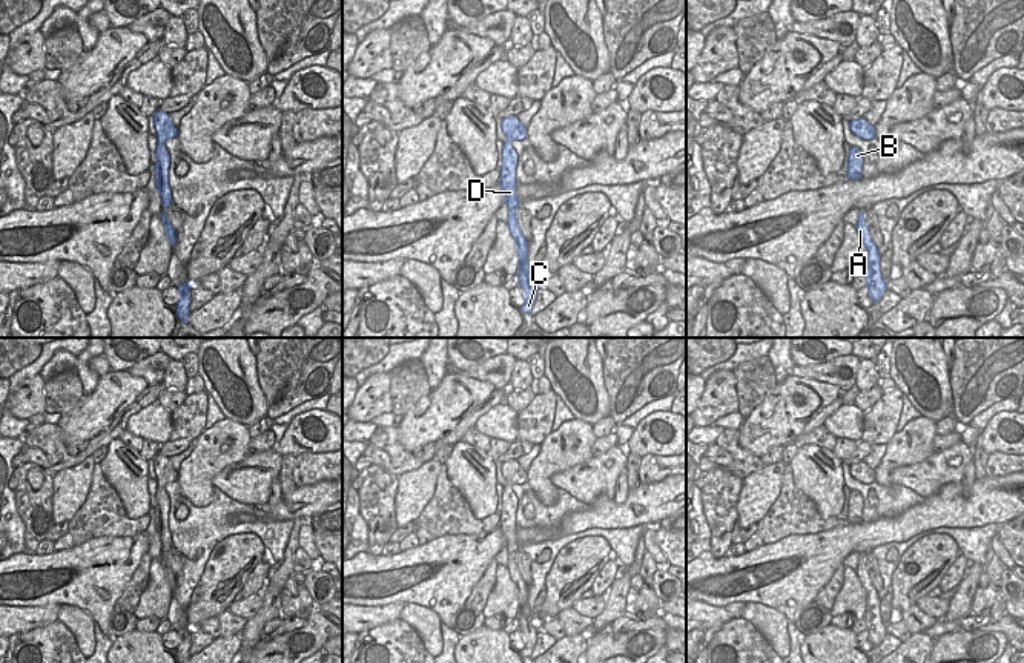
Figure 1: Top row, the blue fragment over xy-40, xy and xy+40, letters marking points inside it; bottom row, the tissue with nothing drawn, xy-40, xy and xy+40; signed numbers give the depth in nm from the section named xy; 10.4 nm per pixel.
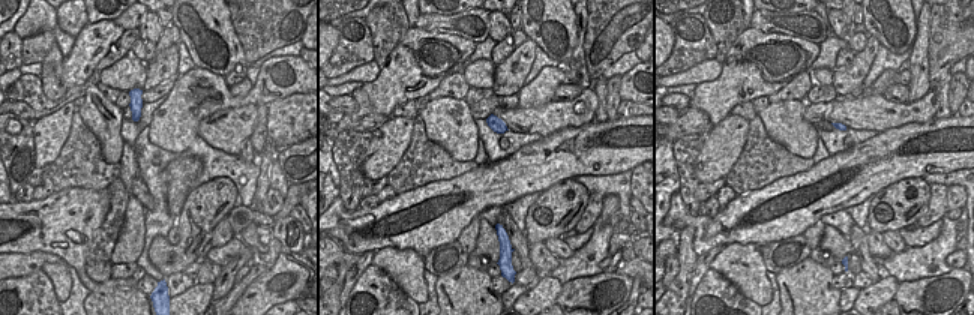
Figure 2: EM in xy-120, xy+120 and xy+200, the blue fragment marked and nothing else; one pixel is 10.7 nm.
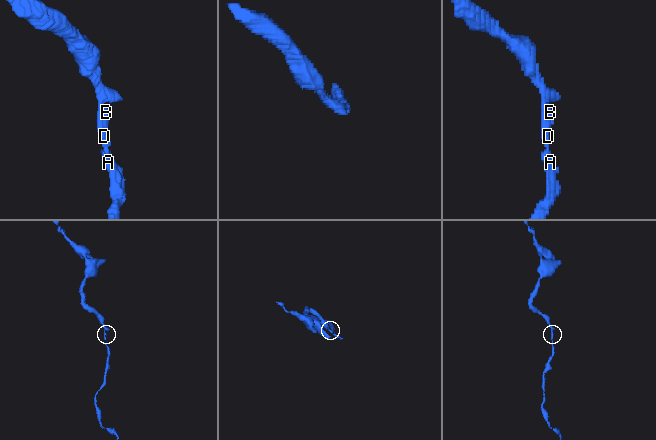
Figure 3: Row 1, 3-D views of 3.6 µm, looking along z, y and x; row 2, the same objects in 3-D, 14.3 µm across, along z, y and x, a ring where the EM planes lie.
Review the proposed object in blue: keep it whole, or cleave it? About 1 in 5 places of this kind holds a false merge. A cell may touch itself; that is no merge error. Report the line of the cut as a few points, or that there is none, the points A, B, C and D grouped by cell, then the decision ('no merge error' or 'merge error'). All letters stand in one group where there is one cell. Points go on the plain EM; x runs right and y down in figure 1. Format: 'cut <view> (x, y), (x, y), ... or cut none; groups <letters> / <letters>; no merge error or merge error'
cut none; groups A B C D; no merge error

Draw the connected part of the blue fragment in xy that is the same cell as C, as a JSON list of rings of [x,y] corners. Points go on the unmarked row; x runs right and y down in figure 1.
[[[507,460],[500,467],[502,476],[507,480],[507,485],[502,491],[502,511],[499,528],[504,534],[504,546],[508,551],[508,565],[507,569],[510,577],[517,588],[517,600],[519,600],[519,631],[524,634],[524,649],[520,654],[527,658],[531,657],[531,652],[536,645],[537,632],[539,632],[539,617],[534,614],[534,608],[528,605],[528,585],[524,582],[519,569],[517,569],[517,556],[520,551],[520,543],[516,539],[516,511],[517,511],[517,497],[511,491],[511,485],[522,485],[527,482],[527,471],[517,463],[517,460]]]

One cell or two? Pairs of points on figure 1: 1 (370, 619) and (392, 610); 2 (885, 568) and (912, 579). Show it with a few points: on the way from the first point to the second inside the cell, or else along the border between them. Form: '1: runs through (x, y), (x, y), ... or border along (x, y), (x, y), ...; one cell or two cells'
1: runs through (375, 616), (387, 613); one cell
2: border along (914, 542), (901, 556), (892, 574), (889, 591); two cells

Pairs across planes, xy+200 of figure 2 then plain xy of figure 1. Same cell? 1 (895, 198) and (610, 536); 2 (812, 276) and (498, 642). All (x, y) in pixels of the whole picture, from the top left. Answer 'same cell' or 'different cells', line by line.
1: different cells
2: same cell

